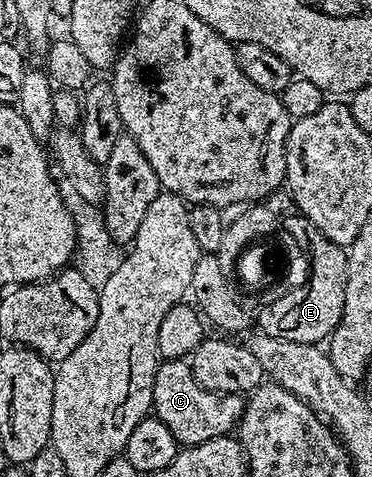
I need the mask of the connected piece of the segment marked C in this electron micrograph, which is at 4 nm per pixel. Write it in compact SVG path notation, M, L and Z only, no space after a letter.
M164 359L156 366L151 412L162 419L166 427L170 427L170 435L174 435L181 446L197 445L210 439L229 436L239 426L245 404L245 398L241 394L206 391L206 387L202 387L202 383L194 379L191 364L187 360Z

